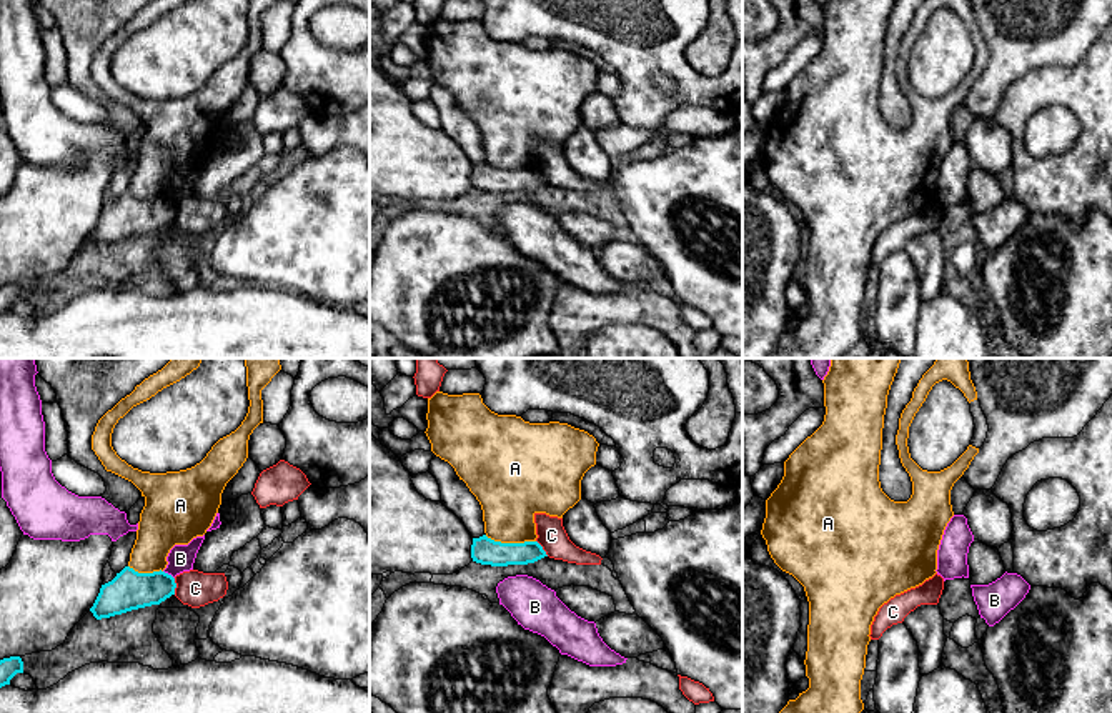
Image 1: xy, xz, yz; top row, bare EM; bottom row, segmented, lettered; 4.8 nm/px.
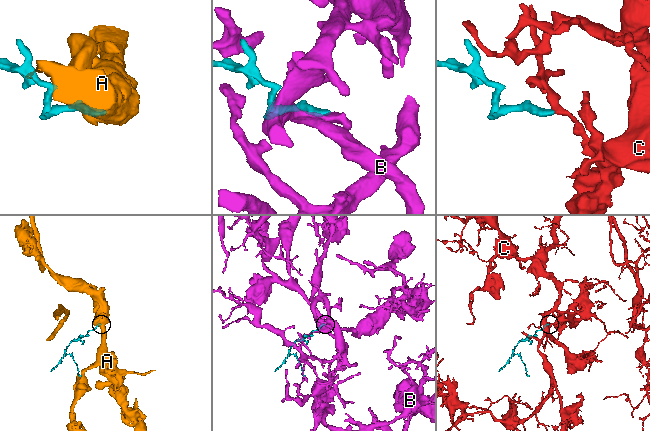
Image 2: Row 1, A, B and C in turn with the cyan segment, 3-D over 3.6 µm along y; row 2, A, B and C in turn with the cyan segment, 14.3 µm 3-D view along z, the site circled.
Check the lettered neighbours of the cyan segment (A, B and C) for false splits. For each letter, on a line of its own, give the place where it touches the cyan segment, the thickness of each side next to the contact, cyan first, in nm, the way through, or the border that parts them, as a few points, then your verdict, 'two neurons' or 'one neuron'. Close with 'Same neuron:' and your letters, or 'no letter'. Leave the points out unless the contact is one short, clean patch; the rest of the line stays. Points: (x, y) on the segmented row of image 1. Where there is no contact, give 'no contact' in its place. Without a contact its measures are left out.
A: meets cyan in xz at (510, 543); 130 nm thick on the cyan side, 320 nm on the other; border along xz (485, 535), (501, 542), (535, 542); two neurons
B: meets cyan in xy at (167, 573); 190 nm thick on the cyan side, 130 nm on the other; two neurons
C: meets cyan in xy at (175, 587); 190 nm thick on the cyan side, 180 nm on the other; border along xy (173, 578), (175, 593); two neurons
Same neuron: no letter

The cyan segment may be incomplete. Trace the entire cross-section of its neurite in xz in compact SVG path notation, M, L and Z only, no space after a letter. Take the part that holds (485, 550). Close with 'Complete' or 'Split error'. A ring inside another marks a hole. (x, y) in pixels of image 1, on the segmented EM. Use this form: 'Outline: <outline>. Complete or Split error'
Outline: M486 535L473 538L471 558L481 565L528 565L548 556L538 541L501 543Z. Complete

